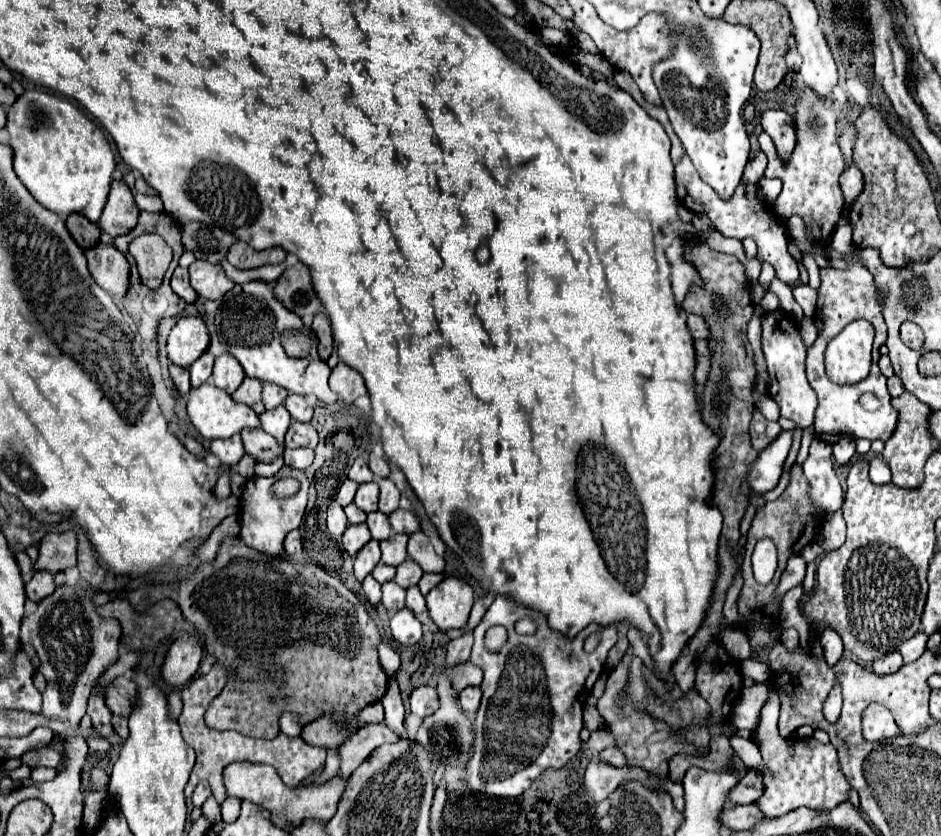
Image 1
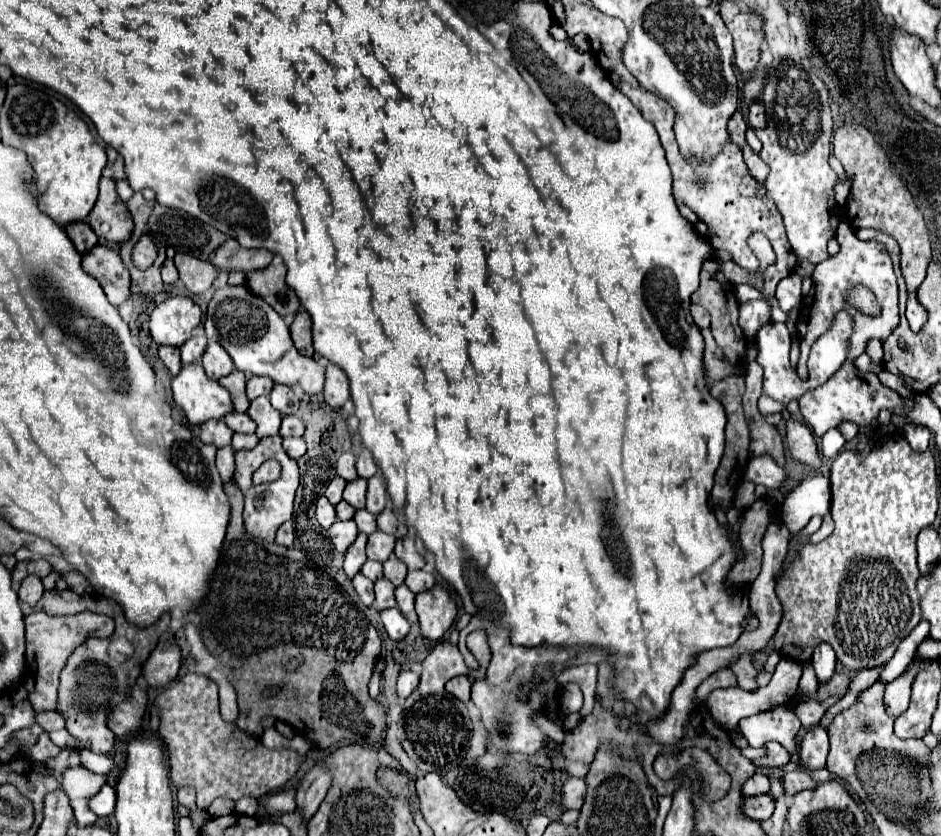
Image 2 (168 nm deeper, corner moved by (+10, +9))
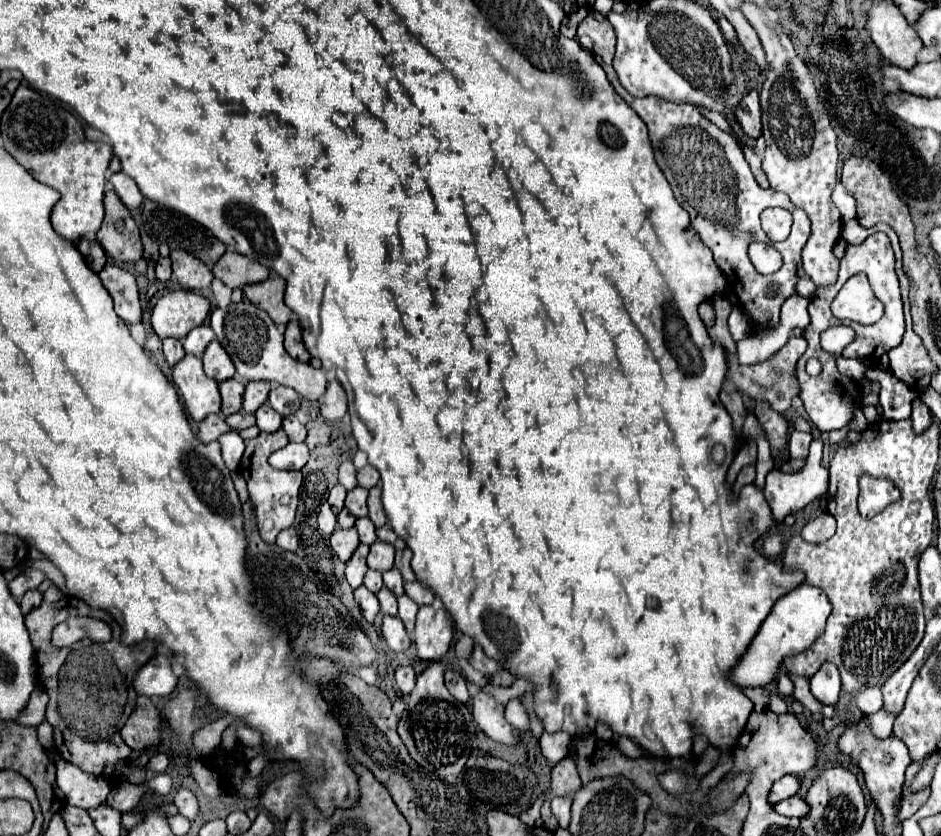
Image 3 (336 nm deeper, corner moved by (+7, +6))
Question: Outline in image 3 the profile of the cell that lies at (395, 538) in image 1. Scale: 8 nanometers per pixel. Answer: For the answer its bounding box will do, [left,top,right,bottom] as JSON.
[367,541,395,571]

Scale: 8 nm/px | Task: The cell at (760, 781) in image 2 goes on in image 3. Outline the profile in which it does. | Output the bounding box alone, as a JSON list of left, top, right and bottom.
[769,775,799,803]

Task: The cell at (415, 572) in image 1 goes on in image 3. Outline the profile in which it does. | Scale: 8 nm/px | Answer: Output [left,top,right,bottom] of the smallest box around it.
[383,567,403,597]

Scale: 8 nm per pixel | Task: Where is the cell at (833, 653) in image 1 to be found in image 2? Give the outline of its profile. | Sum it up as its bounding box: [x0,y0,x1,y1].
[812,644,836,682]

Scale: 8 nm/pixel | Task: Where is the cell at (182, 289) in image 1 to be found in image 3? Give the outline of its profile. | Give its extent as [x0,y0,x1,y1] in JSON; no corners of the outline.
[155,257,171,281]

